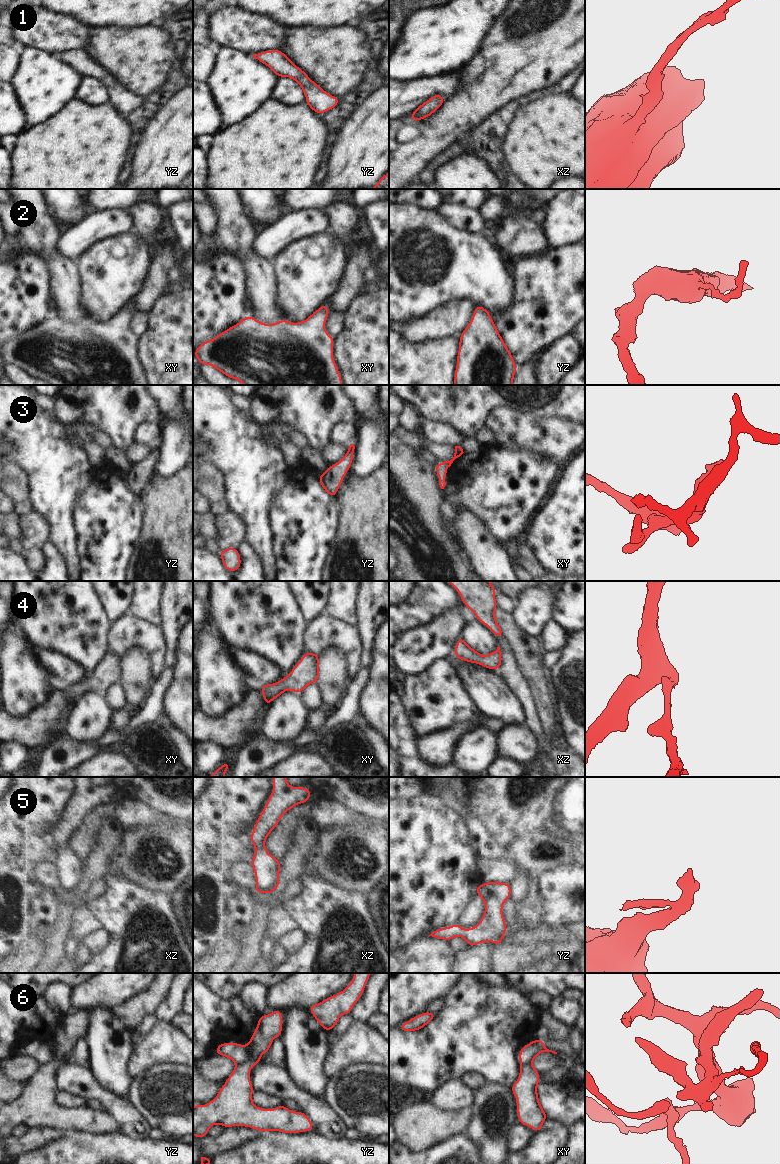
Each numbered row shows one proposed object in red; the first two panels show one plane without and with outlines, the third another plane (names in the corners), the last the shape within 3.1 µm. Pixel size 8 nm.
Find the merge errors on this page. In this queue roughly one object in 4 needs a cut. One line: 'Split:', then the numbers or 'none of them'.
Split: 6

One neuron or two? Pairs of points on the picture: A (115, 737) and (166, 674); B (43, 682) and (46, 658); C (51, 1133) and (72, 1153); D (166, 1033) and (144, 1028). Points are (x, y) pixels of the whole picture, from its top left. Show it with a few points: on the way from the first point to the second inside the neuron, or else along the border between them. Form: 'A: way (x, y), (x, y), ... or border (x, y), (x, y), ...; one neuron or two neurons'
A: way (132, 725), (153, 704), (157, 691); one neuron
B: border (32, 649), (38, 662), (60, 685); two neurons
C: border (70, 1132), (37, 1150); two neurons
D: border (157, 1022), (141, 1038); two neurons

